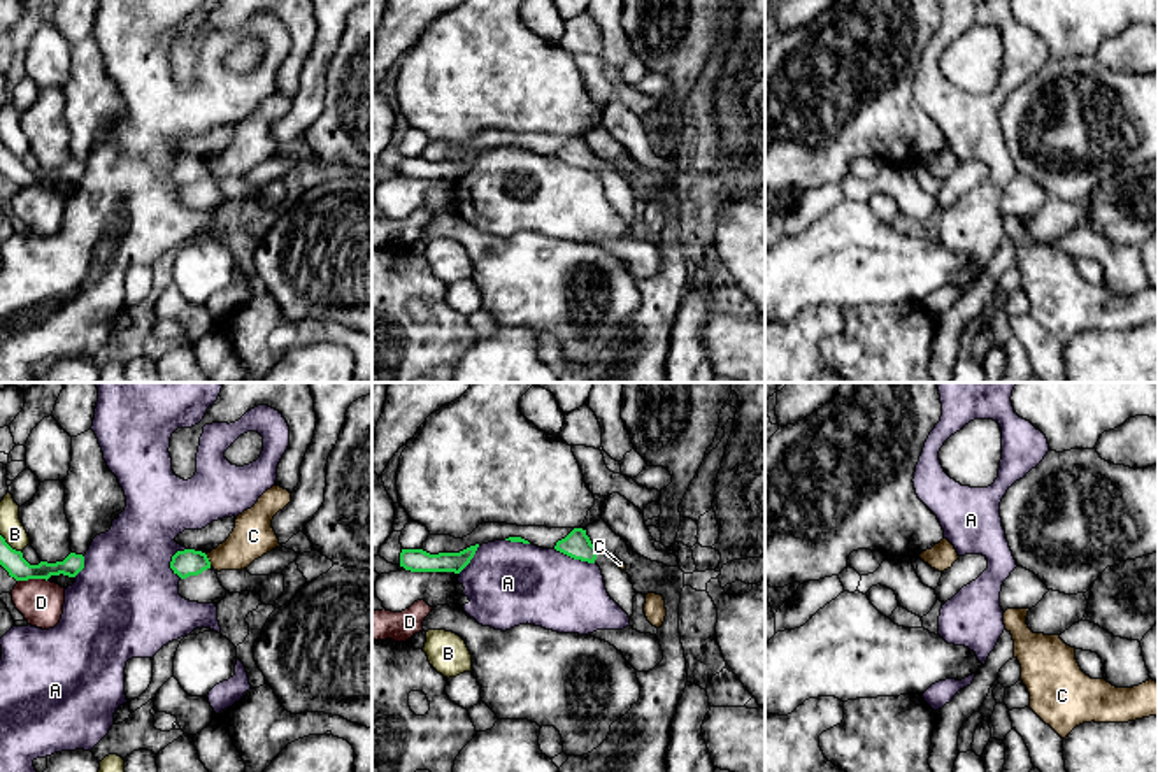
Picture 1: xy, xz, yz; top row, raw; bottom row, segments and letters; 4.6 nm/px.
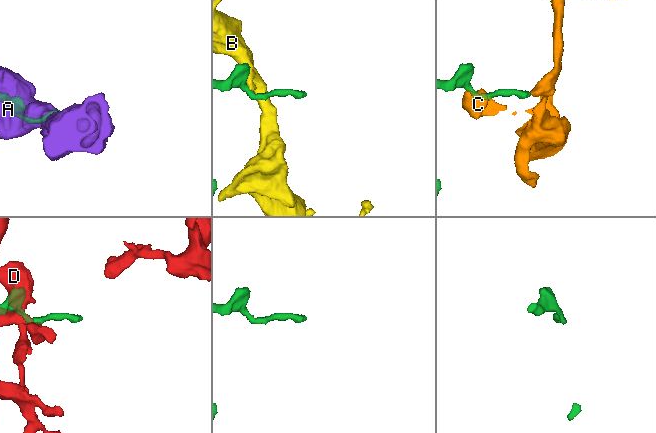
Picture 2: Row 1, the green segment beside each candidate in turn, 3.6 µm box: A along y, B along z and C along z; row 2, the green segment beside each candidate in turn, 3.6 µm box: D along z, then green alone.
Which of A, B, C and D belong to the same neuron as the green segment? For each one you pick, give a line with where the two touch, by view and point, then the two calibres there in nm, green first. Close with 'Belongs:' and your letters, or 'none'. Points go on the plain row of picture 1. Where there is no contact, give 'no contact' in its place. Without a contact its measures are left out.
Belongs: none

